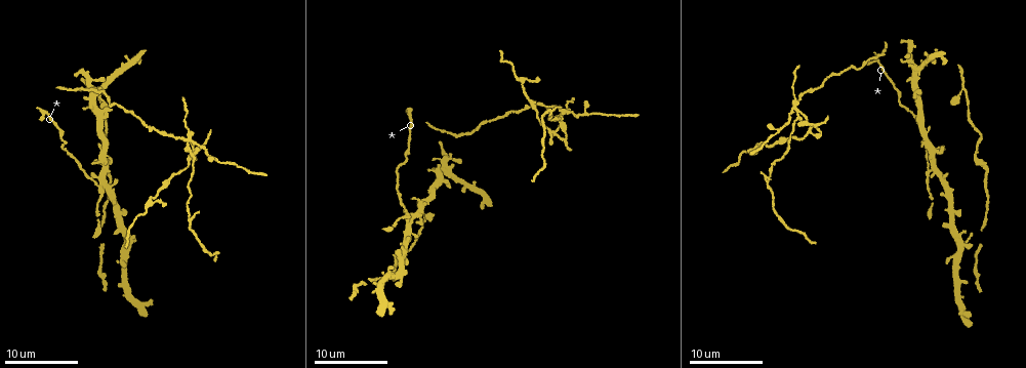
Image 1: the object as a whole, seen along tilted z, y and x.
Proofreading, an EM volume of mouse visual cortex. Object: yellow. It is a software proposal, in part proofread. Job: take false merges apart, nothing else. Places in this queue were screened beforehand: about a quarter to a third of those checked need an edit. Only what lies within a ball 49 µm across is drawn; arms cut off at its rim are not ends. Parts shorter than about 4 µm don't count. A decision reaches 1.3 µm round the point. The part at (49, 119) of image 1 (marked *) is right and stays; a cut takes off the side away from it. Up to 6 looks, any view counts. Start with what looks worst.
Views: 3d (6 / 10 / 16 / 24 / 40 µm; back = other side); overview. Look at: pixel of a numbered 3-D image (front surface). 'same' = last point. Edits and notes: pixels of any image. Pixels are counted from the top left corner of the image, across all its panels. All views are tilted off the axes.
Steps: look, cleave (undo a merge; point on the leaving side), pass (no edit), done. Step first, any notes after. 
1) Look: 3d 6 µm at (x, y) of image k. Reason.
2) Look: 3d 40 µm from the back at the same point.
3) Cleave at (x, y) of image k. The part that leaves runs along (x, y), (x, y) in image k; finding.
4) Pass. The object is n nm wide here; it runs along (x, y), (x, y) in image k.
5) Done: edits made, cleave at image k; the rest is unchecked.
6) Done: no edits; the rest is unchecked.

Look: 3d 10 µm at (189, 141) of image 1. Four or more arms meet.

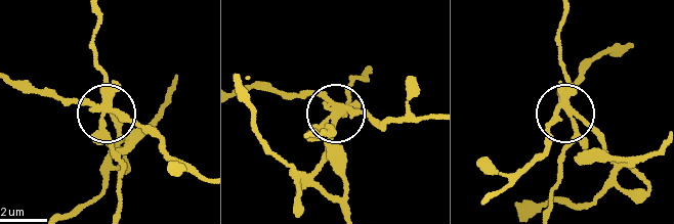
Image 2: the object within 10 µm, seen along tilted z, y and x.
Look: 3d 10 µm from the back at (106, 109) of image 2.

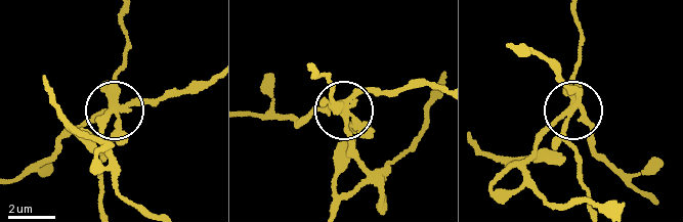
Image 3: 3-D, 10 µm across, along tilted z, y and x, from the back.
Cleave at (123, 133) of image 3. The object is 260 nm wide here; the part that leaves runs along (577, 107), (566, 140), (590, 206) in image 3; a second cell is stuck on.

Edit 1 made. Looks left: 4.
Look: overview.

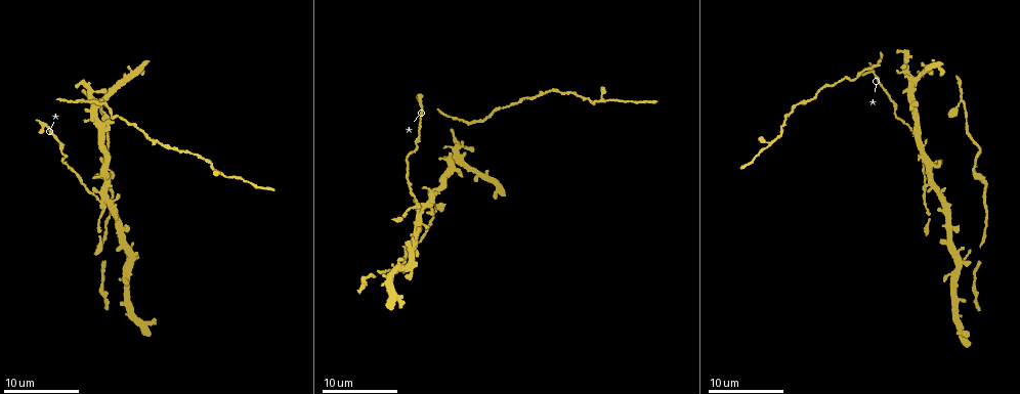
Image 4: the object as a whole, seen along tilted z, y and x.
Look: 3d 10 µm at (105, 207) of image 4. Three arms meet.

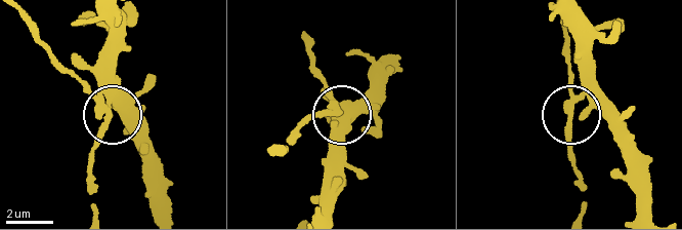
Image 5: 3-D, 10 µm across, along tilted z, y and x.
Cleave at (118, 81) of image 5. The side arm is 7 µm long; 3 arms meet here; a second cell is stuck on.

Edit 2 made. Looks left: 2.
Look: overview.

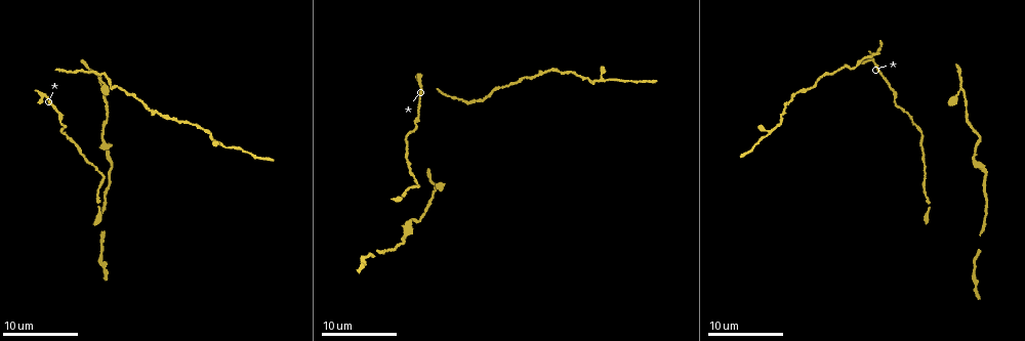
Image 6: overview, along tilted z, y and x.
Look: 3d 10 µm at (768, 135) of image 6. Side arm on a straight run.

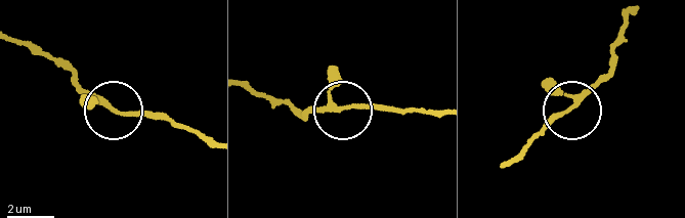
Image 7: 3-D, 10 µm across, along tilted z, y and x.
Pass. The object is 170 nm wide here; it runs along (631, 12), (590, 87), (545, 126) in image 7; all the same cell.

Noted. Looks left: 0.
Done: edits made, cleave at image 3, cleave at image 5; the rest is unchecked.

